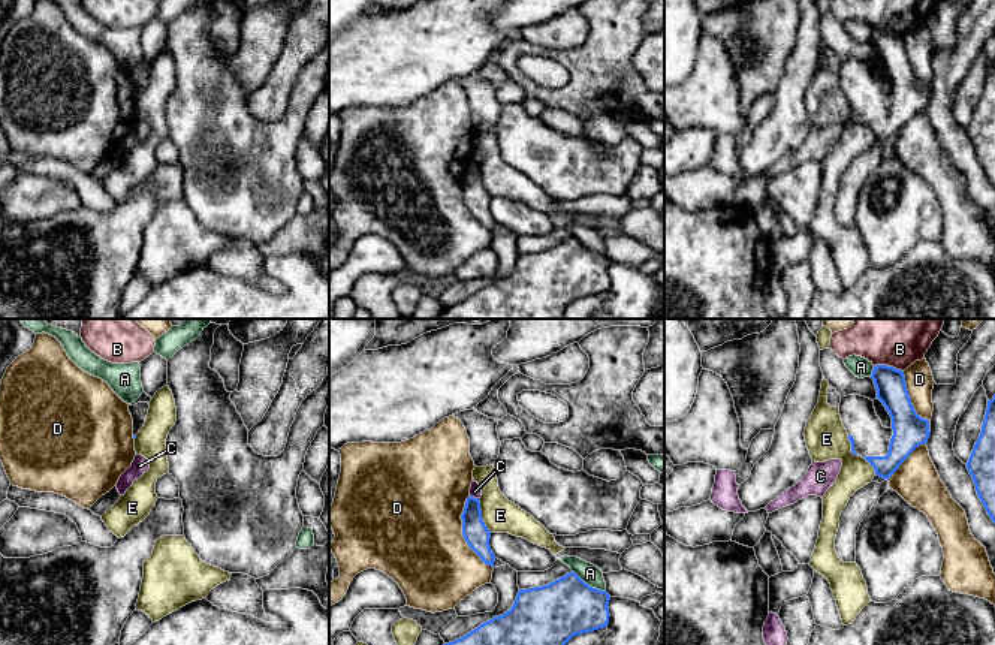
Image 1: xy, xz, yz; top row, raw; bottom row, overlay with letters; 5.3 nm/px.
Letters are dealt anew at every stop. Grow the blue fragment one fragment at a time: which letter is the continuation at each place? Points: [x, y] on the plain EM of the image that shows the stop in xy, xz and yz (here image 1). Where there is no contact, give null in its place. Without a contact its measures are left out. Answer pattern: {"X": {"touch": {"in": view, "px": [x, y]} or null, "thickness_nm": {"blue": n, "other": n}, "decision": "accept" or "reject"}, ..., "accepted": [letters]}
{"A": {"touch": {"in": "xz", "px": [587, 249]}, "thickness_nm": {"blue": 320, "other": 110}, "decision": "reject"}, "B": {"touch": {"in": "yz", "px": [889, 32]}, "thickness_nm": {"blue": 160, "other": 180}, "decision": "reject"}, "C": {"touch": {"in": "xz", "px": [473, 162]}, "thickness_nm": {"blue": 140, "other": 60}, "decision": "reject"}, "D": {"touch": {"in": "xz", "px": [463, 198]}, "thickness_nm": {"blue": 140, "other": 500}, "decision": "reject"}, "E": {"touch": {"in": "xz", "px": [481, 180]}, "thickness_nm": {"blue": 140, "other": 190}, "decision": "reject"}, "accepted": []}

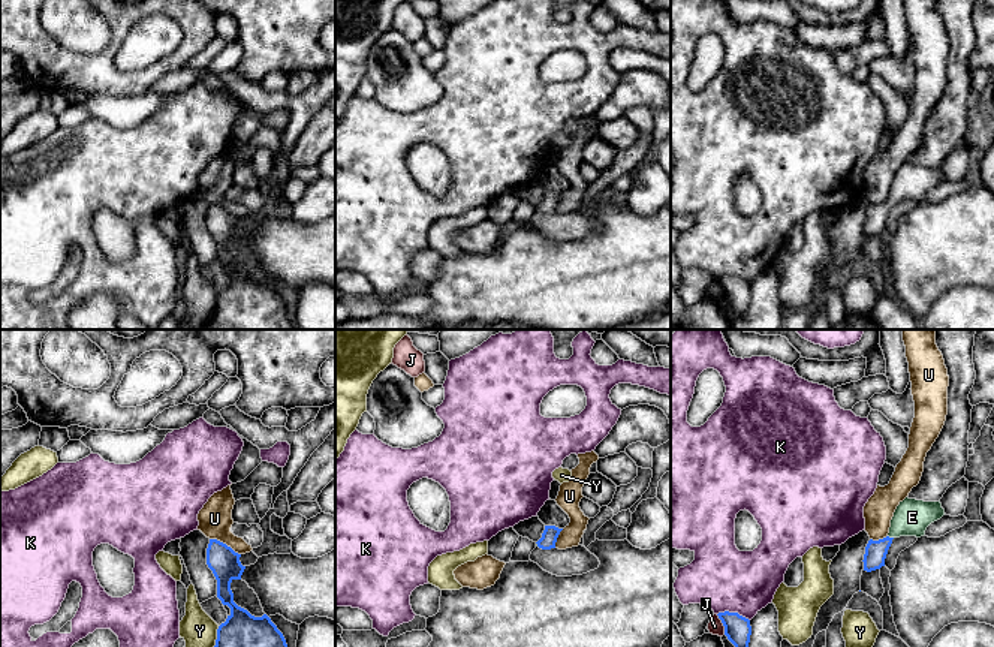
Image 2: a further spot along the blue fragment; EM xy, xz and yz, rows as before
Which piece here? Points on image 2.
{"E": {"touch": {"in": "yz", "px": [891, 202]}, "thickness_nm": {"blue": 120, "other": 200}, "decision": "accept"}, "J": {"touch": {"in": "yz", "px": [723, 289]}, "thickness_nm": {"blue": 140, "other": 80}, "decision": "reject"}, "K": {"touch": {"in": "yz", "px": [734, 277]}, "thickness_nm": {"blue": 140, "other": 340}, "decision": "reject"}, "U": {"touch": {"in": "xy", "px": [225, 208]}, "thickness_nm": {"blue": 160, "other": 180}, "decision": "reject"}, "Y": {"touch": {"in": "xy", "px": [217, 303]}, "thickness_nm": {"blue": 440, "other": 190}, "decision": "reject"}, "accepted": ["E"]}

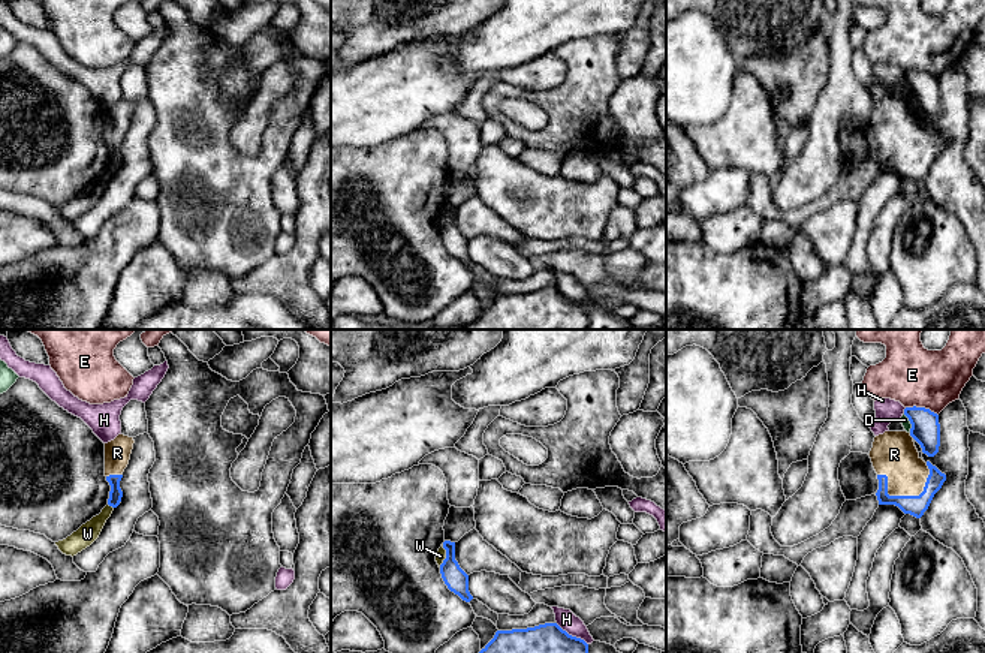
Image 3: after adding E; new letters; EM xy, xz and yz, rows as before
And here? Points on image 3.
{"D": {"touch": {"in": "yz", "px": [910, 87]}, "thickness_nm": {"blue": 160, "other": 50}, "decision": "reject"}, "E": {"touch": {"in": "yz", "px": [922, 72]}, "thickness_nm": {"blue": 160, "other": 320}, "decision": "reject"}, "H": {"touch": {"in": "xz", "px": [571, 300]}, "thickness_nm": {"blue": 420, "other": 100}, "decision": "reject"}, "R": {"touch": {"in": "yz", "px": [903, 161]}, "thickness_nm": {"blue": 110, "other": 240}, "decision": "accept"}, "W": {"touch": {"in": "xz", "px": [446, 220]}, "thickness_nm": {"blue": 120, "other": 60}, "decision": "reject"}, "accepted": ["R"]}

